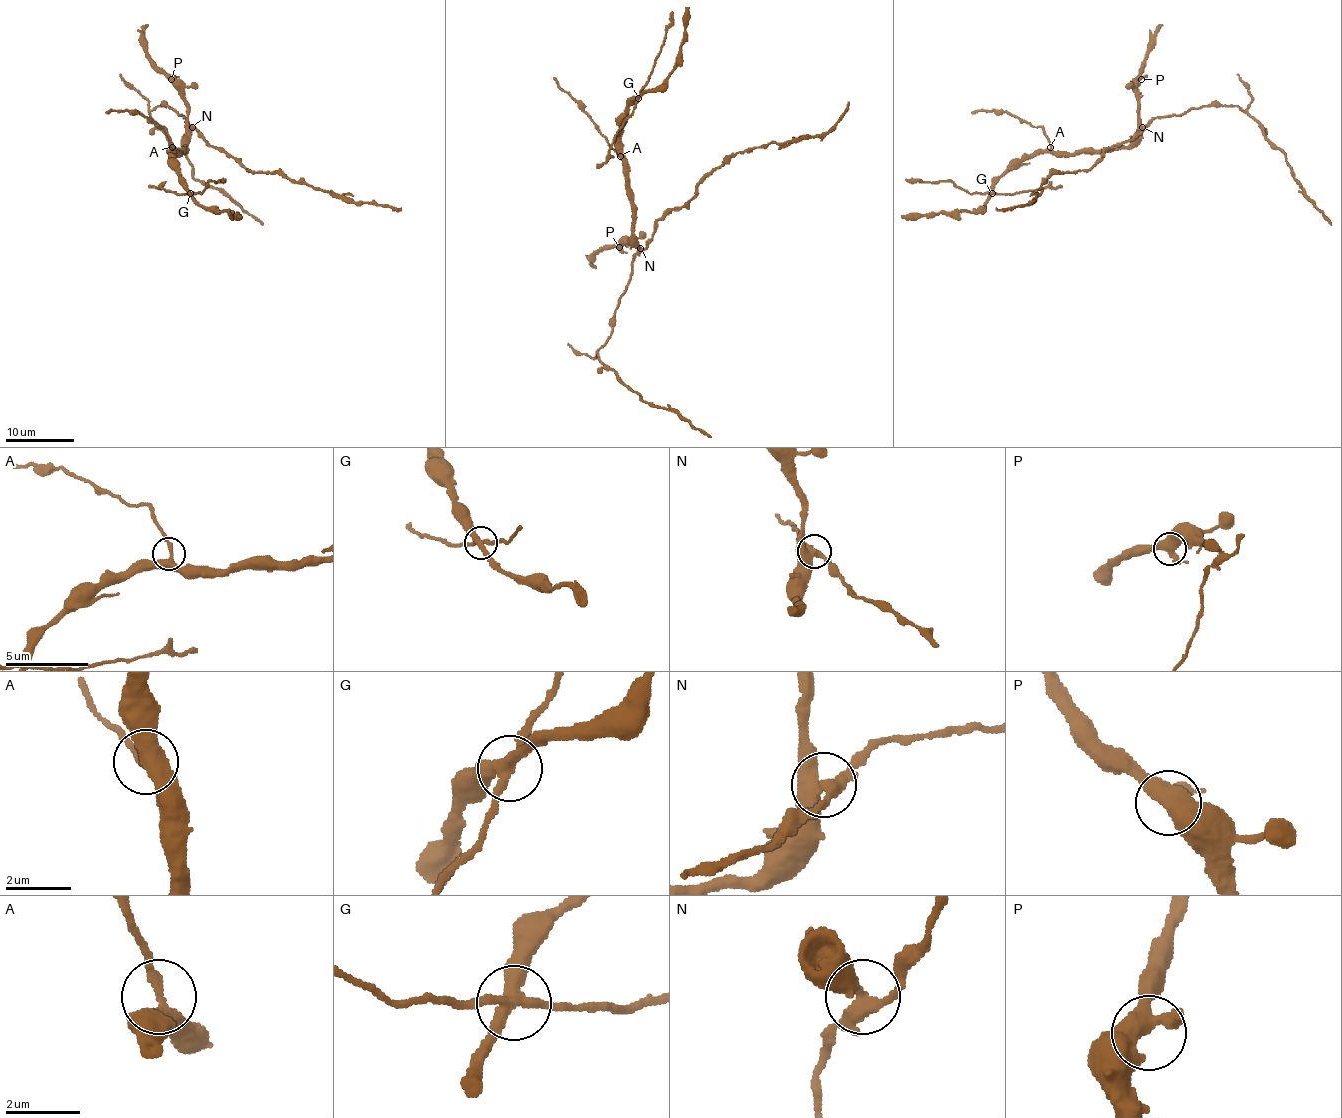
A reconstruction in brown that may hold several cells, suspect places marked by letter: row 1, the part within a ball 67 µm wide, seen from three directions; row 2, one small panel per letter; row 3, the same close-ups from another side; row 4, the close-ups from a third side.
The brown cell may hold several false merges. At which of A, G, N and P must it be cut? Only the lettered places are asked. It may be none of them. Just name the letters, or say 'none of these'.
G, N

